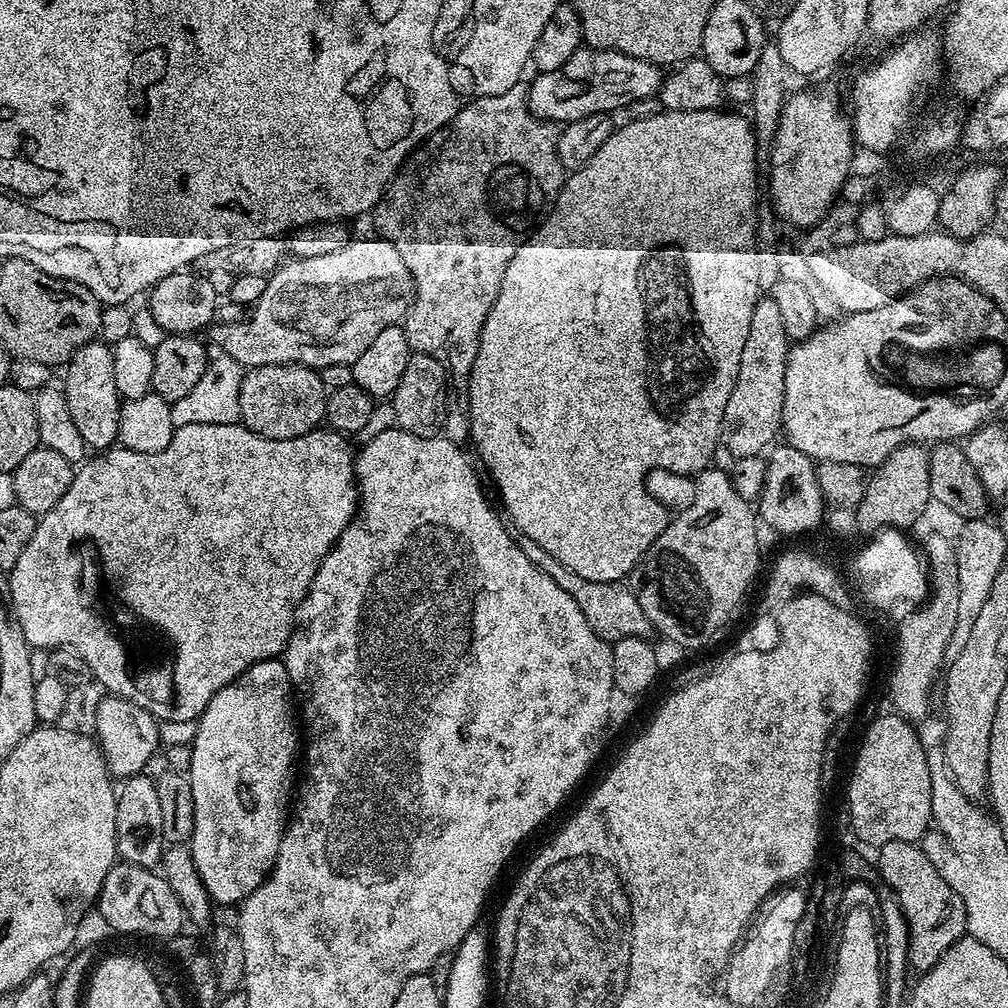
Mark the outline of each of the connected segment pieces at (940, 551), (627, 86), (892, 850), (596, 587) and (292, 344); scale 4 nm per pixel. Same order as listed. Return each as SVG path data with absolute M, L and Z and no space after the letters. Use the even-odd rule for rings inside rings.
M933 535L923 543L922 556L926 561L930 591L927 600L897 627L900 629L896 632L896 665L888 680L888 696L896 707L893 709L909 722L922 719L932 704L932 687L935 684L937 687L938 677L945 667L952 647L951 635L958 621L958 563L953 541L947 535Z
M581 46L558 70L541 72L533 77L532 84L527 85L528 109L540 120L567 122L586 118L595 112L610 113L616 107L626 106L627 103L635 100L655 97L659 93L662 83L662 68L661 65L651 64L642 58L630 58L621 52Z
M886 842L879 845L878 852L880 857L875 857L874 863L894 890L908 923L909 965L915 971L917 968L917 973L926 973L967 933L966 906L935 869L919 843Z
M517 535L515 542L518 550L522 550L522 554L526 554L526 558L530 558L530 562L534 562L534 566L538 566L538 570L542 570L542 574L554 578L554 582L558 582L558 586L562 586L562 590L566 590L566 594L570 594L570 598L574 598L574 602L578 602L578 606L582 610L586 622L590 622L594 634L598 634L606 641L615 642L631 636L644 638L649 635L647 632L653 631L652 623L646 618L642 606L638 606L638 598L627 583L590 582L586 578L578 578L578 574L566 570L566 566L562 566L562 562L558 562L558 558L550 558L550 554L546 554L546 550L542 550L542 546L538 546L538 542L534 542L534 538Z
M373 238L373 240L356 240L353 239L346 246L342 246L342 250L336 251L334 254L322 254L319 258L295 258L289 259L280 265L271 276L268 277L268 285L262 294L262 298L258 298L258 302L251 305L248 320L240 320L237 324L220 324L216 322L207 329L206 336L210 341L213 349L221 348L219 351L223 355L228 356L232 360L237 360L241 368L247 370L257 368L258 366L270 366L271 364L302 364L305 368L315 368L317 370L326 366L334 366L335 364L354 363L370 346L370 342L374 342L374 338L378 338L378 334L382 334L382 330L397 327L403 321L404 315L408 313L408 307L412 305L412 301L416 294L416 284L412 281L410 270L406 270L406 262L402 262L402 254L398 254L398 250L394 250L394 246L388 240Z

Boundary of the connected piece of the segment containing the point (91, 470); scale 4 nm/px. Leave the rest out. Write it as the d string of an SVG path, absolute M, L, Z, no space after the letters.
M239 422L191 424L177 428L170 438L170 446L158 454L138 454L129 448L113 446L103 454L93 455L96 456L93 460L85 459L75 469L70 490L39 517L34 538L30 538L7 577L8 592L12 595L10 608L24 640L33 649L71 648L90 666L95 683L101 684L105 693L142 706L157 721L169 720L172 724L199 721L218 690L238 679L252 664L283 653L296 626L296 609L304 601L318 566L355 516L358 489L354 448L344 440L347 439L341 433L331 430L307 432L289 440L267 440Z

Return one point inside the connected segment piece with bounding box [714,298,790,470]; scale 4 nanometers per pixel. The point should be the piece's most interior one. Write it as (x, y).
(752, 419)

